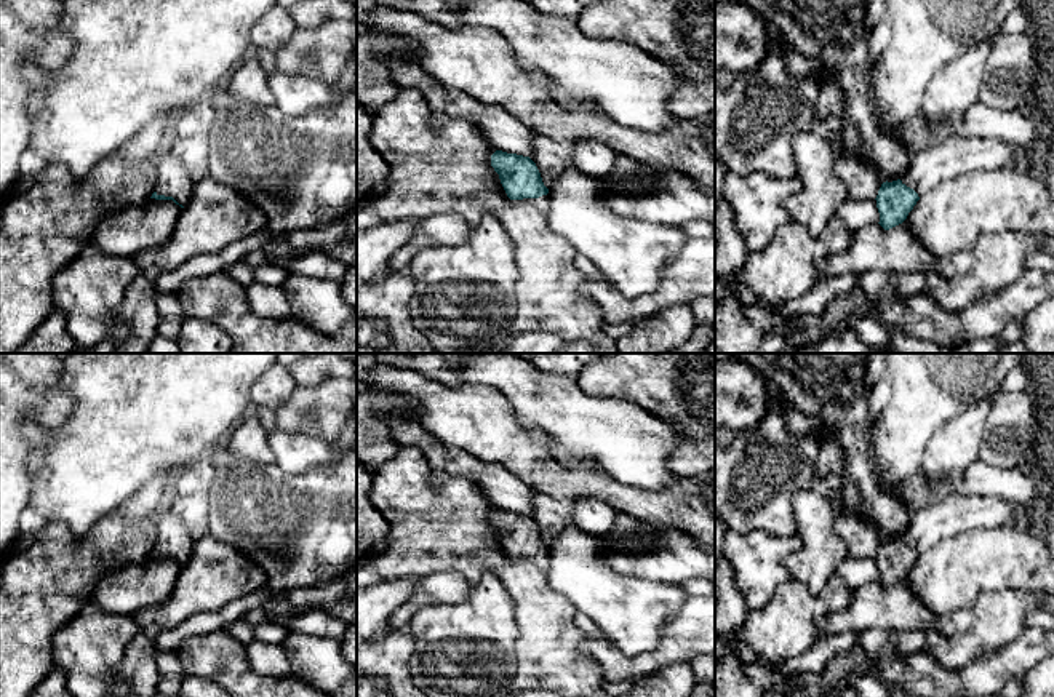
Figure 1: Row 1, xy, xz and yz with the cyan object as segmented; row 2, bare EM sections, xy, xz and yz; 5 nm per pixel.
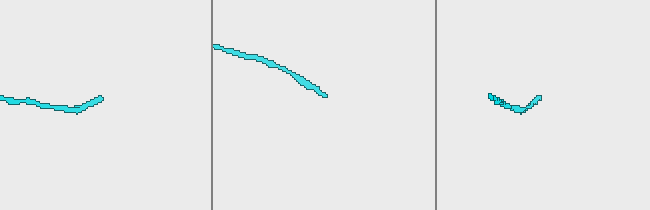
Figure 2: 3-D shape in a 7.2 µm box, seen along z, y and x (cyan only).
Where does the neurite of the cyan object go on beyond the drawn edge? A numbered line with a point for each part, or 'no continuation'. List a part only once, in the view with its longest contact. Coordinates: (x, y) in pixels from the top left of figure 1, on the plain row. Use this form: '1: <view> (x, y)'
1: xz (541, 561)

